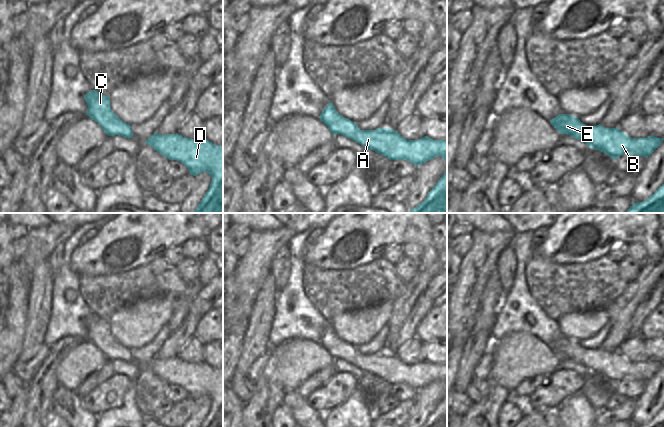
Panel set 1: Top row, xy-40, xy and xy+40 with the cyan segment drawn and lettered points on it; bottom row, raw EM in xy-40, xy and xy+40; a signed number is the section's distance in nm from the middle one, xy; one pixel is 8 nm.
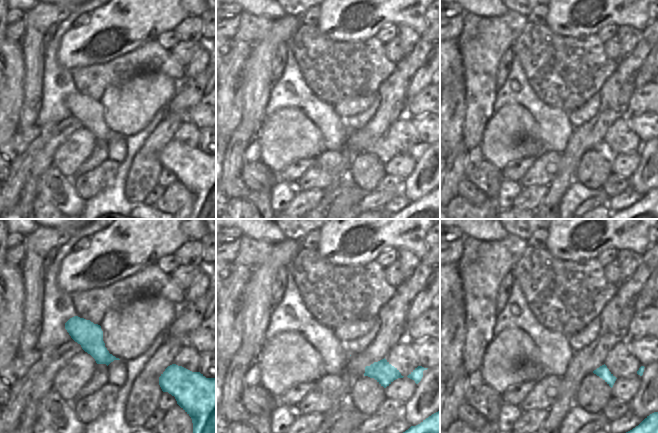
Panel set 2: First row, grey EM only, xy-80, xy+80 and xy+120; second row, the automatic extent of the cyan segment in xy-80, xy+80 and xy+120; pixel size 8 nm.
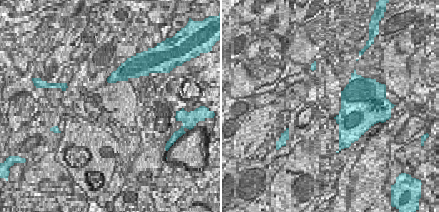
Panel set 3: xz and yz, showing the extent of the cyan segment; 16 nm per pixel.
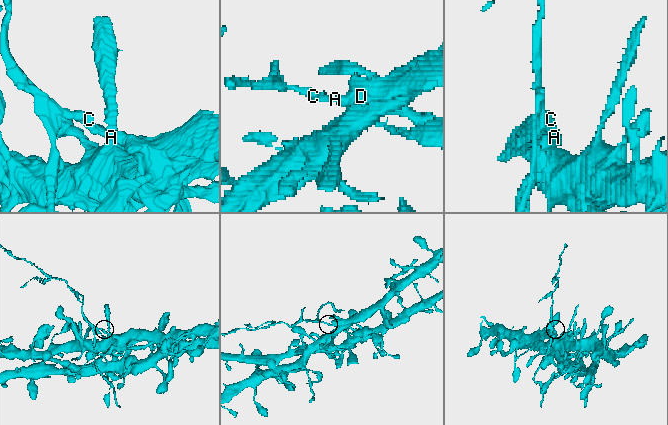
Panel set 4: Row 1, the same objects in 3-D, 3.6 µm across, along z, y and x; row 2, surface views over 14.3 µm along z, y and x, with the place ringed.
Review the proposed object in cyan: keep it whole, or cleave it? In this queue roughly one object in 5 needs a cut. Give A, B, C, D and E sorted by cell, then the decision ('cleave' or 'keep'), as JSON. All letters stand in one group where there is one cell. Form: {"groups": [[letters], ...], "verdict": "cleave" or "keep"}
{"groups": [["A", "B", "D"], ["C", "E"]], "verdict": "cleave"}

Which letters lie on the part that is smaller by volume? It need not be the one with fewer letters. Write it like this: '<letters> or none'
C, E

